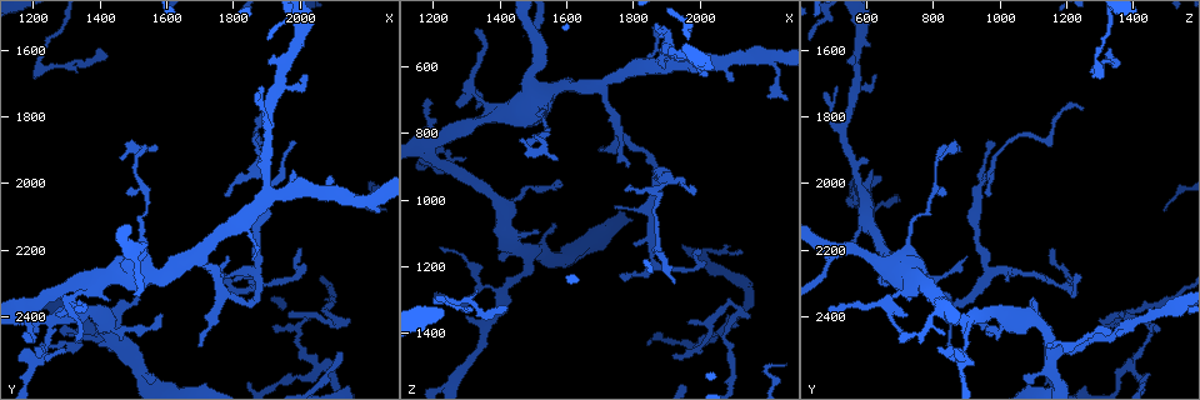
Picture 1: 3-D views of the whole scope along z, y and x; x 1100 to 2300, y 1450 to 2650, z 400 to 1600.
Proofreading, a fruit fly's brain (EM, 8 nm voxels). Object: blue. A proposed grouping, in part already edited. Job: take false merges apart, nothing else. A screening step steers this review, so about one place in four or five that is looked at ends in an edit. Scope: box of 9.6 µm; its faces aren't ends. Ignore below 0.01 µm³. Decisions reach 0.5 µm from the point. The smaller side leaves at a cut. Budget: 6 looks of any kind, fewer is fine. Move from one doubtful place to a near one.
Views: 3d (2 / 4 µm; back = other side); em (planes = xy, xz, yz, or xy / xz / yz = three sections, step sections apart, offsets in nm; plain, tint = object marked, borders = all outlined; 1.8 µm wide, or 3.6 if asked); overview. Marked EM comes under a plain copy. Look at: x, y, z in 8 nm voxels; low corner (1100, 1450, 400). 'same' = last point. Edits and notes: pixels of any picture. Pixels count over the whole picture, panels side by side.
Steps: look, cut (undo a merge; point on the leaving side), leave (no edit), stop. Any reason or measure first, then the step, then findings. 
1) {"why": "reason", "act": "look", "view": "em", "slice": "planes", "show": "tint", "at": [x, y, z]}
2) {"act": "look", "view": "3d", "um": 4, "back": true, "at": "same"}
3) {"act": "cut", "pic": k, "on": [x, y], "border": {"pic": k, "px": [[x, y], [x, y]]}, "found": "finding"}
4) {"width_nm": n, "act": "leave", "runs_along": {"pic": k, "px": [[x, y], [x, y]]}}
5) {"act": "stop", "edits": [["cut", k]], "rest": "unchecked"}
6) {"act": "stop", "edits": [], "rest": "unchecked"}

{"why": "thick turns thin", "act": "look", "view": "em", "slice": "planes", "show": "tint", "at": [1770, 2330, 810]}

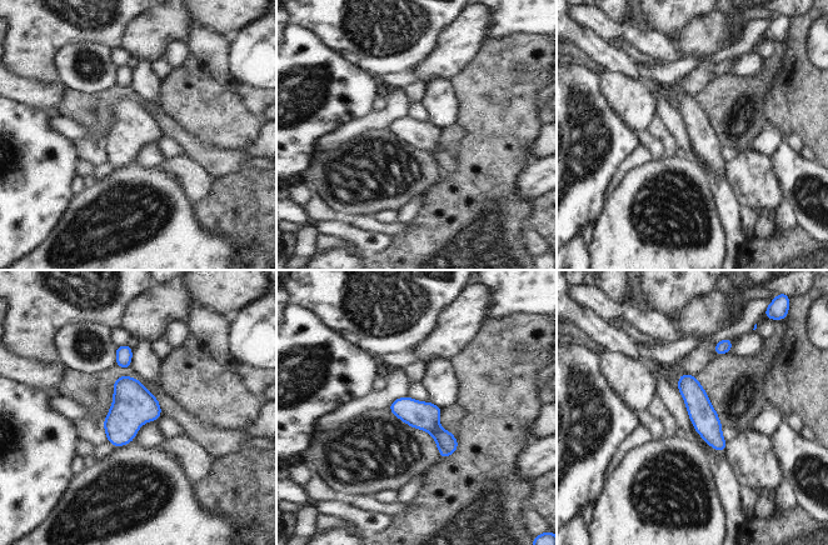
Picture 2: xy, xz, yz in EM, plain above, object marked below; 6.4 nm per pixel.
{"act": "leave", "runs_along": {"pic": 2, "px": [[683, 378], [722, 449]]}, "found": "continuous, no second neuron"}

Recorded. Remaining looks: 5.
{"why": "two arms in line, one across", "act": "look", "view": "3d", "um": 4, "at": [2070, 2550, 1390]}

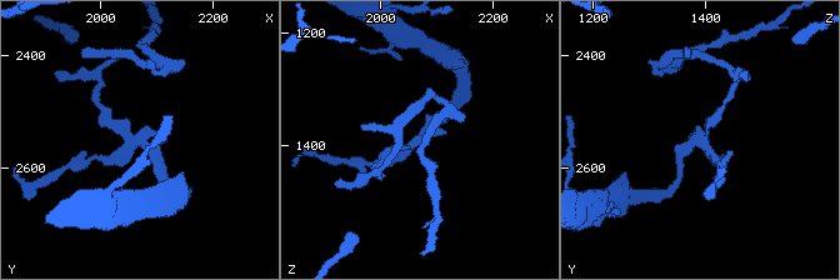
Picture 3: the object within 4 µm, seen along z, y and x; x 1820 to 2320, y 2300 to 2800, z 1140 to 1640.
{"why": "shape alone is not enough", "act": "look", "view": "em", "slice": "xy", "step": 16, "show": "tint", "at": [2065, 2555, 1395]}

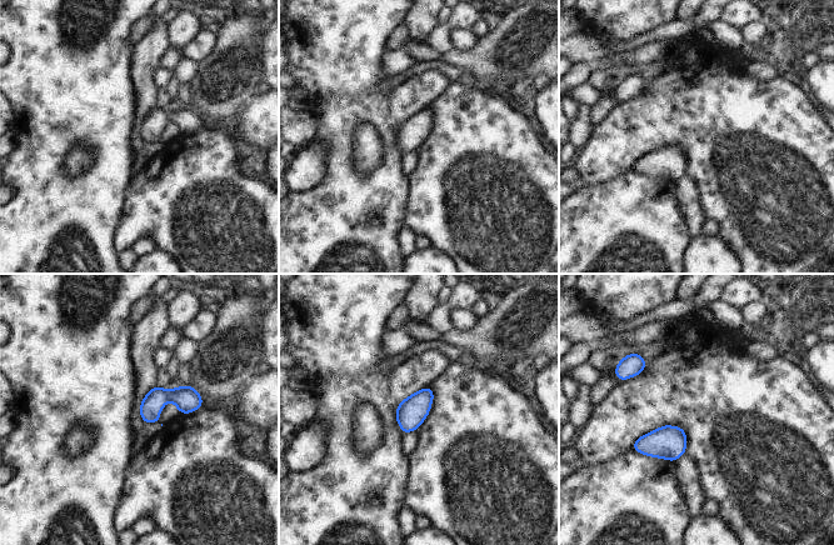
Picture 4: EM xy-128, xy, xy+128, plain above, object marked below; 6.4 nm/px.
{"act": "leave", "found": "one neuron here"}

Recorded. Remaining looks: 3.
{"why": "calibre changes", "act": "look", "view": "em", "um": 3.6, "slice": "planes", "show": "tint", "at": [1400, 2300, 750]}

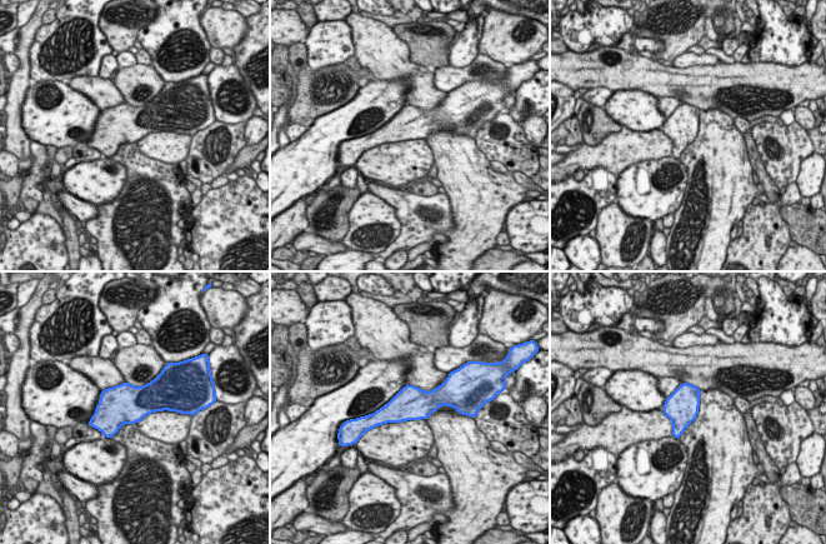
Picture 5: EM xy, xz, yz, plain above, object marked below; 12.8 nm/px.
{"act": "leave", "found": "all the same neuron"}

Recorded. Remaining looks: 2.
{"act": "stop", "edits": [], "rest": "unchecked"}

